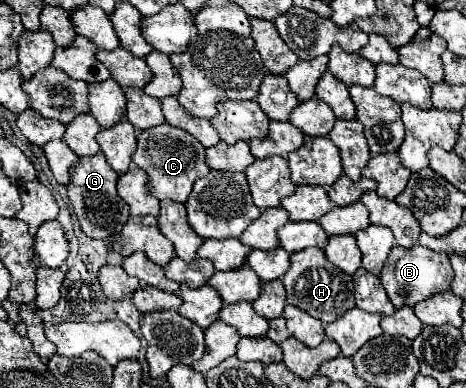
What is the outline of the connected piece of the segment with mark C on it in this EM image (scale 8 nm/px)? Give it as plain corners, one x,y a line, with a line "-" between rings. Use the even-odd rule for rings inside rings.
161,124
139,132
133,162
149,174
149,192
157,200
173,200
181,204
187,202
195,180
207,176
209,172
209,166
205,164
203,144
185,130
179,130
171,124

